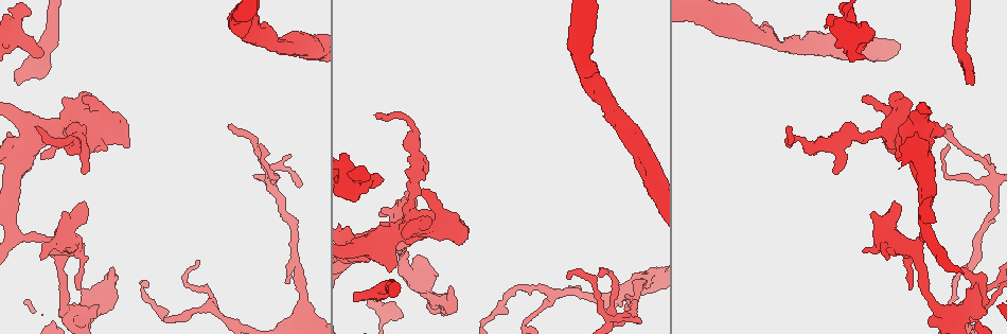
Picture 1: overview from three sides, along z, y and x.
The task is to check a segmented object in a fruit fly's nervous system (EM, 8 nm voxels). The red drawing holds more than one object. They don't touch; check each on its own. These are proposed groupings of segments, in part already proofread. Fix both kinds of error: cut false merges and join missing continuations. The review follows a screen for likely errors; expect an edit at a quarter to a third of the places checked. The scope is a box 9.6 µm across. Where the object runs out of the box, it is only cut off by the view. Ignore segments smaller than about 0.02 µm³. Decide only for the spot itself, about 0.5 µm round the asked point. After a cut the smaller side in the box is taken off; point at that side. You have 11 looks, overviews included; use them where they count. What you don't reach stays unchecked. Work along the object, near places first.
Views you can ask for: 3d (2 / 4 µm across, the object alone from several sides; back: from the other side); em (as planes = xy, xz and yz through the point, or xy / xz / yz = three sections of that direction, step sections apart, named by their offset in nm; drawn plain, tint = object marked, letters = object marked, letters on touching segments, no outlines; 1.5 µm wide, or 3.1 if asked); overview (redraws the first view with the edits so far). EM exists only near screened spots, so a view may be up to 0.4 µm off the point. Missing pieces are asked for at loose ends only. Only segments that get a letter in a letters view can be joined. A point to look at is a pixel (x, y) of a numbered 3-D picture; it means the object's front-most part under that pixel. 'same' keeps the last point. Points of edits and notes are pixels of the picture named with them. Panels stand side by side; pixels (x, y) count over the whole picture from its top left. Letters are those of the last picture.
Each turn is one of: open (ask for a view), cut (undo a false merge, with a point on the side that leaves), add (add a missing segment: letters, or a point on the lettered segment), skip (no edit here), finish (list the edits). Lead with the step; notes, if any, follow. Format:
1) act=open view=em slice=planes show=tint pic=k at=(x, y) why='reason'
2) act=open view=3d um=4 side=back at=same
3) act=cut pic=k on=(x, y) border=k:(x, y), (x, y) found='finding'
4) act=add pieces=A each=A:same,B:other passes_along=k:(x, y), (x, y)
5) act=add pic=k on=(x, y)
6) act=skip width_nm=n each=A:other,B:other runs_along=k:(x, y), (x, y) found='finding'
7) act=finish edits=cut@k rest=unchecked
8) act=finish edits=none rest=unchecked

act=open view=3d um=4 pic=1 at=(988, 155) why='branch stops here'

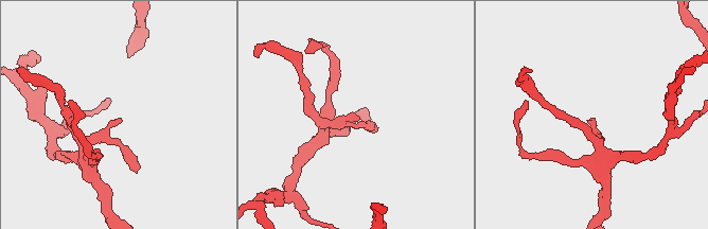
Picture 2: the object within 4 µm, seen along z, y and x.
act=open view=em slice=yz step=4 show=tint pic=2 at=(592, 118) why='shape alone is not enough'

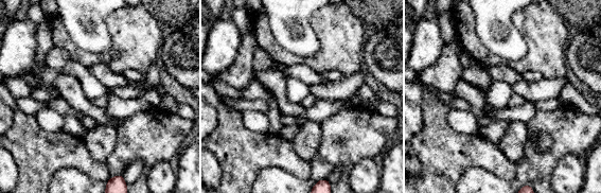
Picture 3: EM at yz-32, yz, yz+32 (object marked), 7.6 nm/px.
act=open view=em slice=planes show=letters at=same

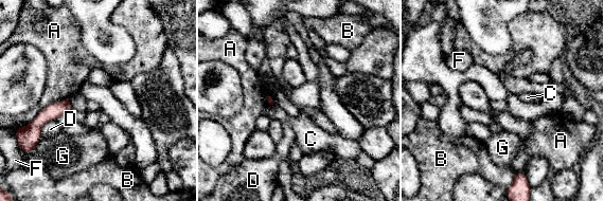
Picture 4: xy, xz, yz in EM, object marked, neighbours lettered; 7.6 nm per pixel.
act=skip each=A:other,B:other,C:other,D:other,F:other,G:other border=4:(69, 97), (48, 104), (15, 131) found='none of them fits'

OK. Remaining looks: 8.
act=open view=3d um=4 pic=1 at=(961, 268) why='branch stops here'

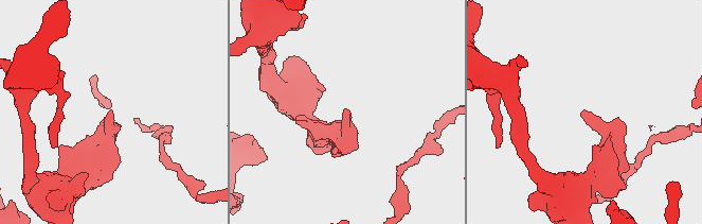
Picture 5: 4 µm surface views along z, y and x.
act=open view=em slice=yz step=8 show=letters pic=5 at=(345, 111)

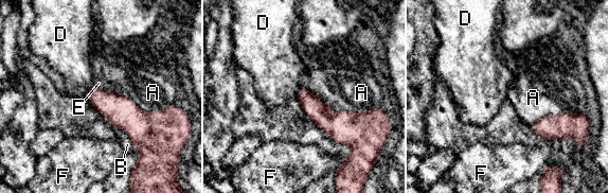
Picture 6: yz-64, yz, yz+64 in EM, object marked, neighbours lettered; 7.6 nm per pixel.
act=skip each=A:other,B:other,D:other,E:other,F:other found='no lettered segment goes on from it'

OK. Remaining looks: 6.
act=open view=em slice=planes show=letters pic=1 at=(306, 310) why='calibre changes'

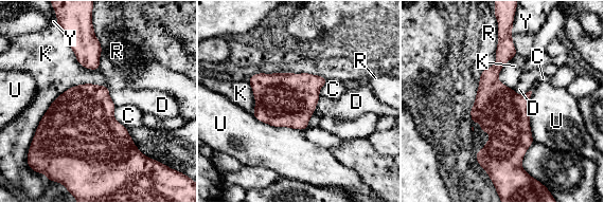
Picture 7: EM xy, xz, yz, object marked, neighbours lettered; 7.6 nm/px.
act=skip each=C:other,D:other,K:other,R:other,U:other,Y:other found='continuous, no second neuron'

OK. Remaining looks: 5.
act=open view=3d um=4 pic=1 at=(971, 84) why='branch stops here'

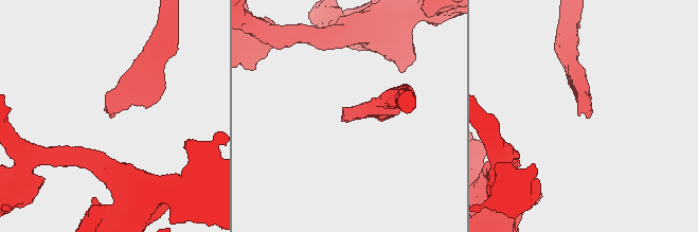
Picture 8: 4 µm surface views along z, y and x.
act=open view=em um=3.1 slice=xz step=8 show=letters pic=8 at=(348, 118)

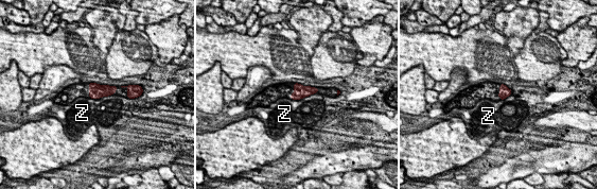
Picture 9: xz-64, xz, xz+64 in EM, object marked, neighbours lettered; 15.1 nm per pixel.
act=open view=em um=3.1 slice=planes show=letters at=same why='another direction'

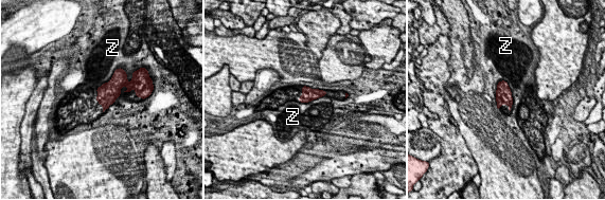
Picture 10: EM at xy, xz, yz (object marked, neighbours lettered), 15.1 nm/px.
act=skip each=Z:other border=10:(127, 73), (118, 68), (95, 89) found='no lettered segment goes on from it'

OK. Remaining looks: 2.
act=finish edits=none rest=unchecked

